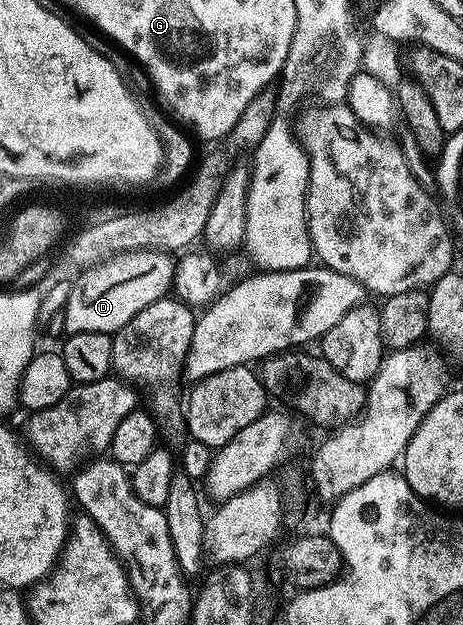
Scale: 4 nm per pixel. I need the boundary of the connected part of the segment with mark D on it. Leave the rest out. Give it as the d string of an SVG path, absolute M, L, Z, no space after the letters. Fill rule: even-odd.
M131 249L126 253L114 253L93 264L89 269L84 269L82 273L78 273L72 282L63 310L65 333L99 331L116 335L123 326L131 323L131 319L135 319L135 315L139 315L139 311L143 311L143 307L151 307L151 303L162 300L168 294L165 292L168 289L170 292L174 288L175 261L169 257L172 256L160 249Z

